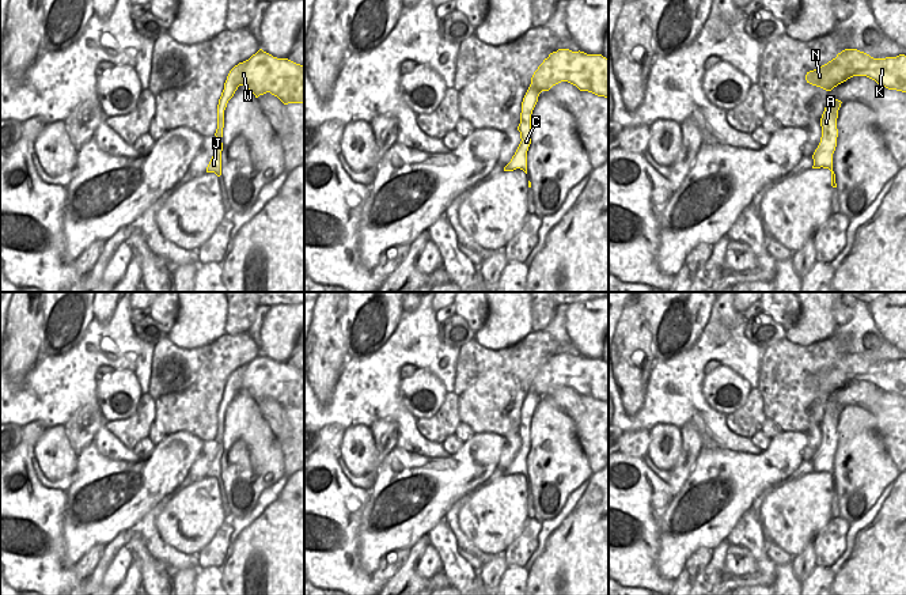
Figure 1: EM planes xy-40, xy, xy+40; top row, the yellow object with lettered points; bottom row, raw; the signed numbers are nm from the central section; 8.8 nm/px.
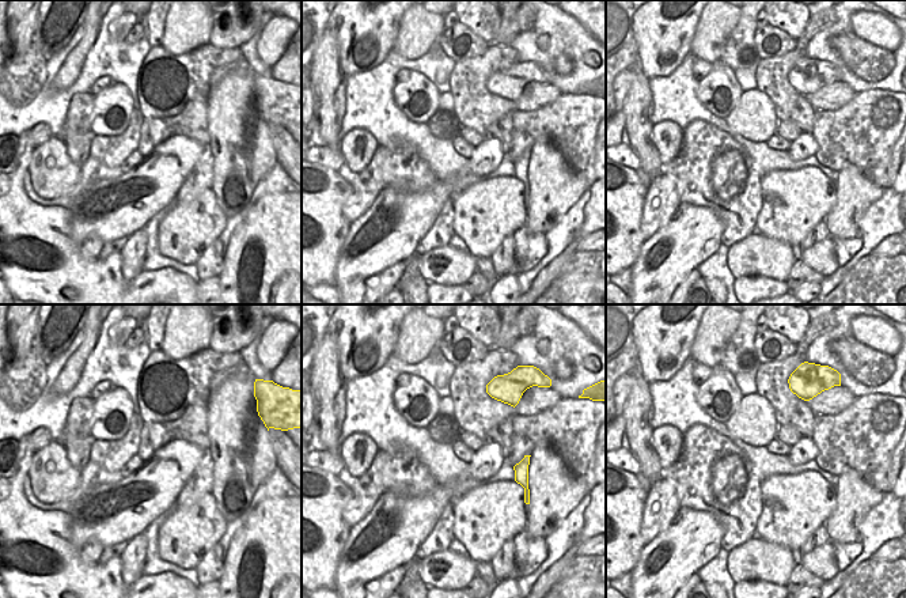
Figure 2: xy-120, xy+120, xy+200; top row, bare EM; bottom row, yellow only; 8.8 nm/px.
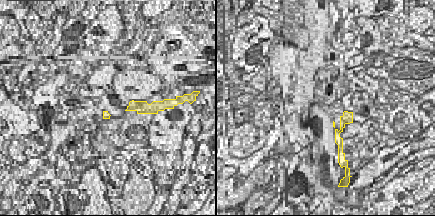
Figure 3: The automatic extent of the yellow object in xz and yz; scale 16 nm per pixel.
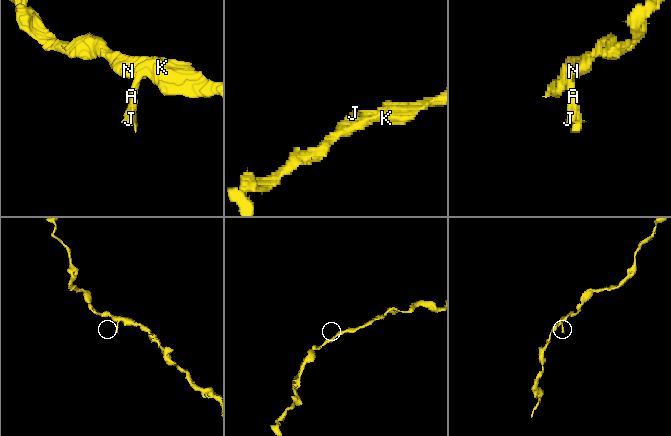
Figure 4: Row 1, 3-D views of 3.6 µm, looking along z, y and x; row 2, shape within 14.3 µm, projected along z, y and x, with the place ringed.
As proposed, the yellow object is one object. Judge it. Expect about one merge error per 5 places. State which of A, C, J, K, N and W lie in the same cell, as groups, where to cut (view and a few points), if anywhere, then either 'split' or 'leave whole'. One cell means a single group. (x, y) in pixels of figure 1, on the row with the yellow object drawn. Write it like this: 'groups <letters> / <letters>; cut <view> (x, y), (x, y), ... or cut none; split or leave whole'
groups A C J K N W; cut none; leave whole

